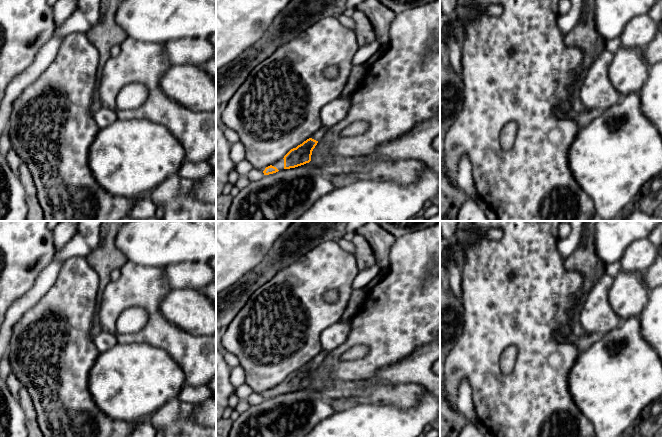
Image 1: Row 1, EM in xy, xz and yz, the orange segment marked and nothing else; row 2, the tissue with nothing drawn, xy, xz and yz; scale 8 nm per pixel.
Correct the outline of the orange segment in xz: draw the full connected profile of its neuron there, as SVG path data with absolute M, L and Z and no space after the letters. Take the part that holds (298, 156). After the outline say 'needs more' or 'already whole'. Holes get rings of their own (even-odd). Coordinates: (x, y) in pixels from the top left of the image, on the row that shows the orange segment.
M321 126L309 139L291 149L282 159L261 169L264 175L276 173L283 169L295 168L311 161L312 151L324 137L326 129Z | needs more

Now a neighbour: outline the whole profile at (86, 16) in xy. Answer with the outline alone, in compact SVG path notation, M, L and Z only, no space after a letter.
M77 0L76 10L55 34L64 39L72 33L87 33L100 22L100 3L101 0Z

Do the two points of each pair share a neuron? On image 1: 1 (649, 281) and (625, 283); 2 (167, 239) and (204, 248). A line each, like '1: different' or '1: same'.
1: different
2: same

